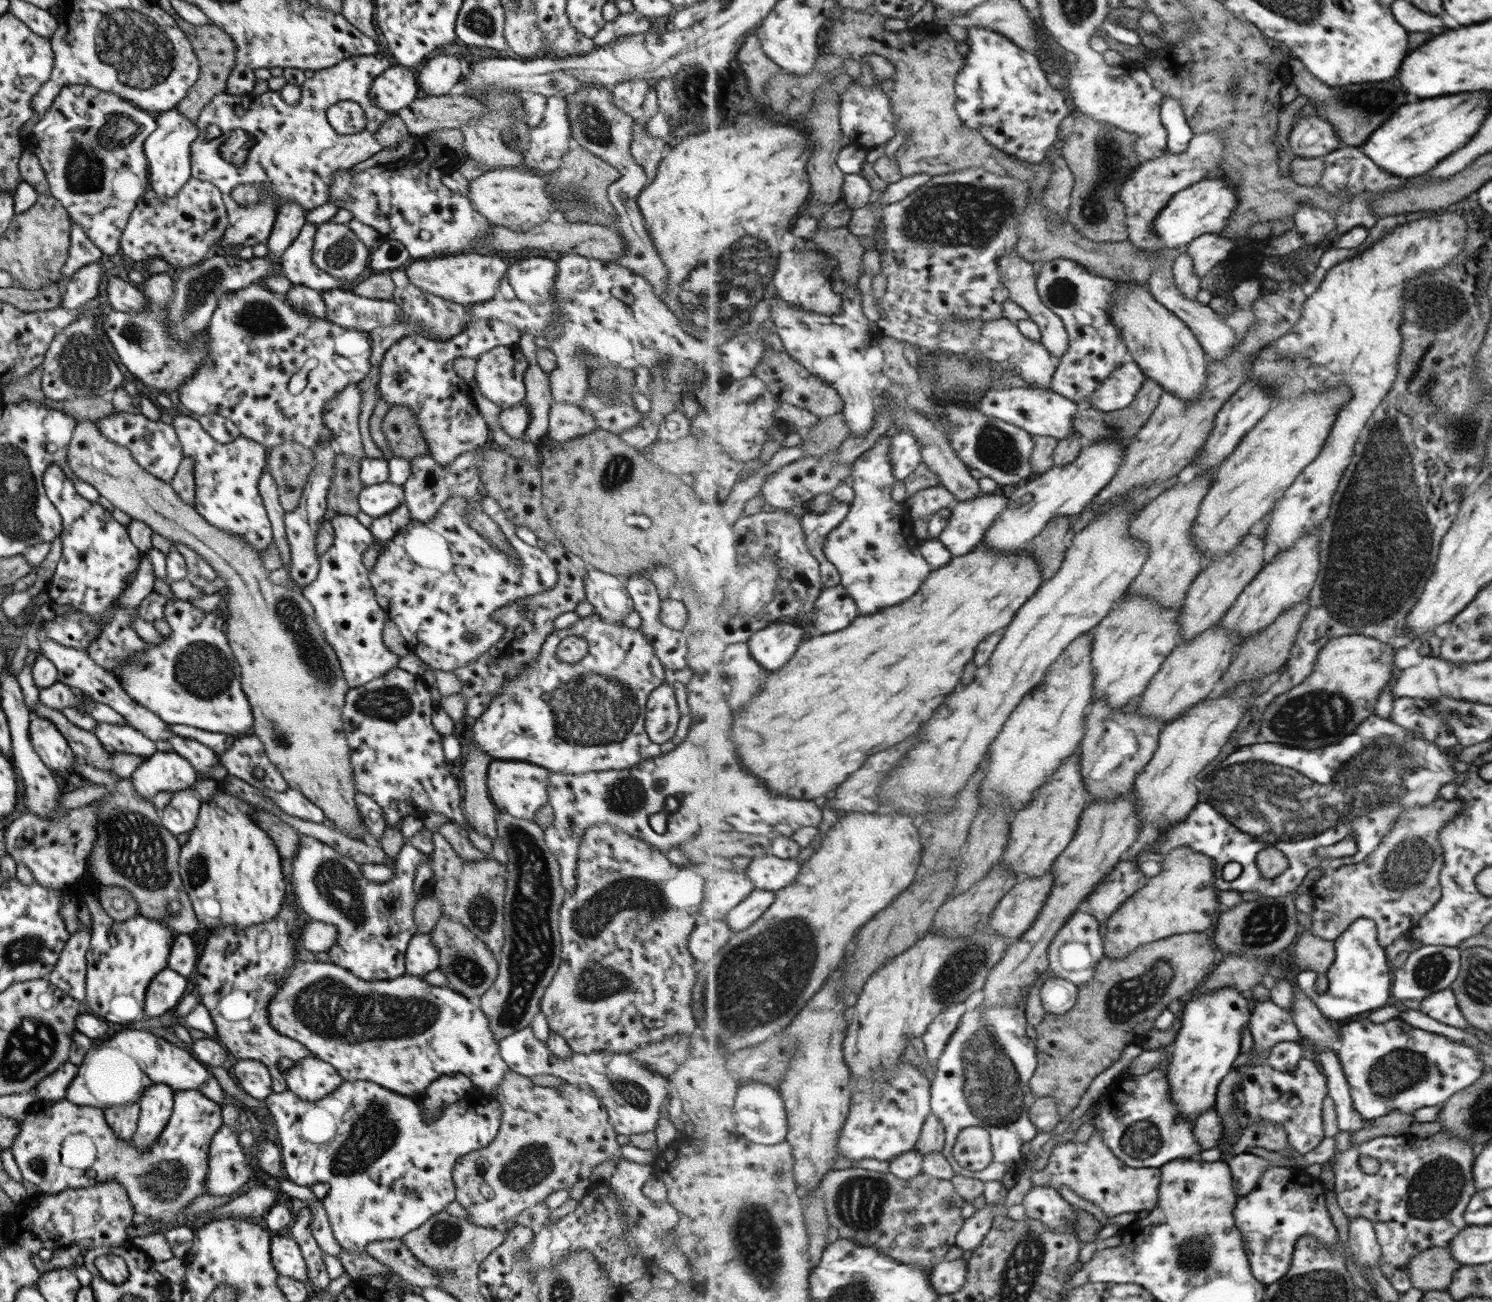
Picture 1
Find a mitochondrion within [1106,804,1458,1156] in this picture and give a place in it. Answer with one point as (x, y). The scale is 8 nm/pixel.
(1399, 1071)

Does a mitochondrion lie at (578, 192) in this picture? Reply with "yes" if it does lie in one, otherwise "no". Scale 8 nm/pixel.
yes

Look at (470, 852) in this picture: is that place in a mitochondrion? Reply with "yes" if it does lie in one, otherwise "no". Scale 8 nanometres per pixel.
no

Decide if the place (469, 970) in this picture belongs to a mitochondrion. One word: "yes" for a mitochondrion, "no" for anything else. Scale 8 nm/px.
yes

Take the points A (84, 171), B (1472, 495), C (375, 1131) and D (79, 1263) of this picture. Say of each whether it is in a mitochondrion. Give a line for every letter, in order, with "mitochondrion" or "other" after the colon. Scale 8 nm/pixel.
A: mitochondrion
B: other
C: mitochondrion
D: other

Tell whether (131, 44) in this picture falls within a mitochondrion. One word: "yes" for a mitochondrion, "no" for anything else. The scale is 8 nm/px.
yes

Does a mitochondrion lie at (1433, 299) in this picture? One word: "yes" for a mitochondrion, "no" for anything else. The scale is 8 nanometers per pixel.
yes

